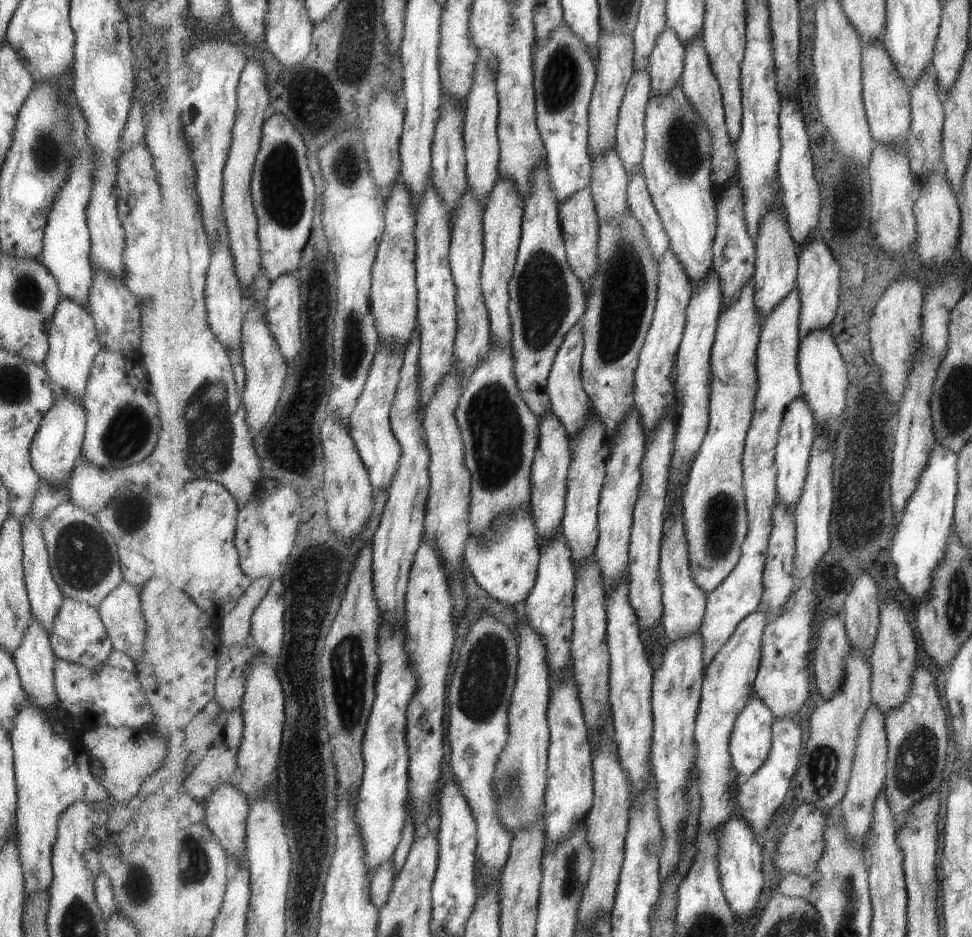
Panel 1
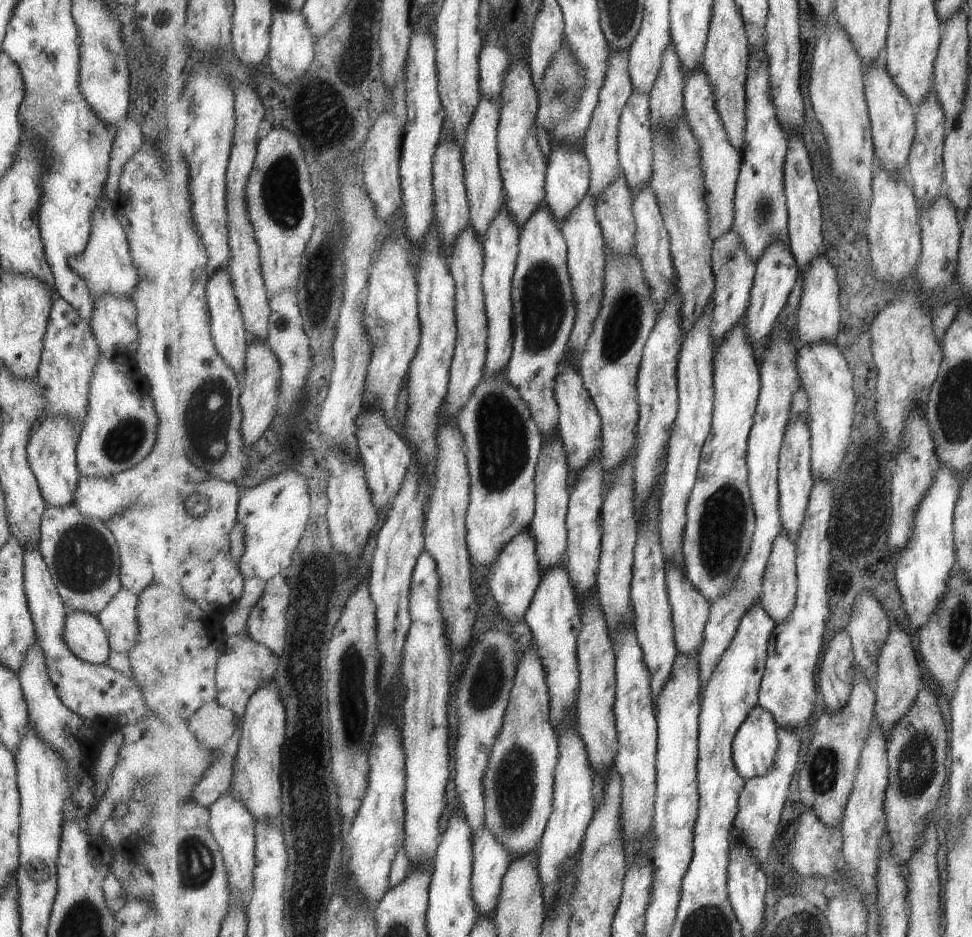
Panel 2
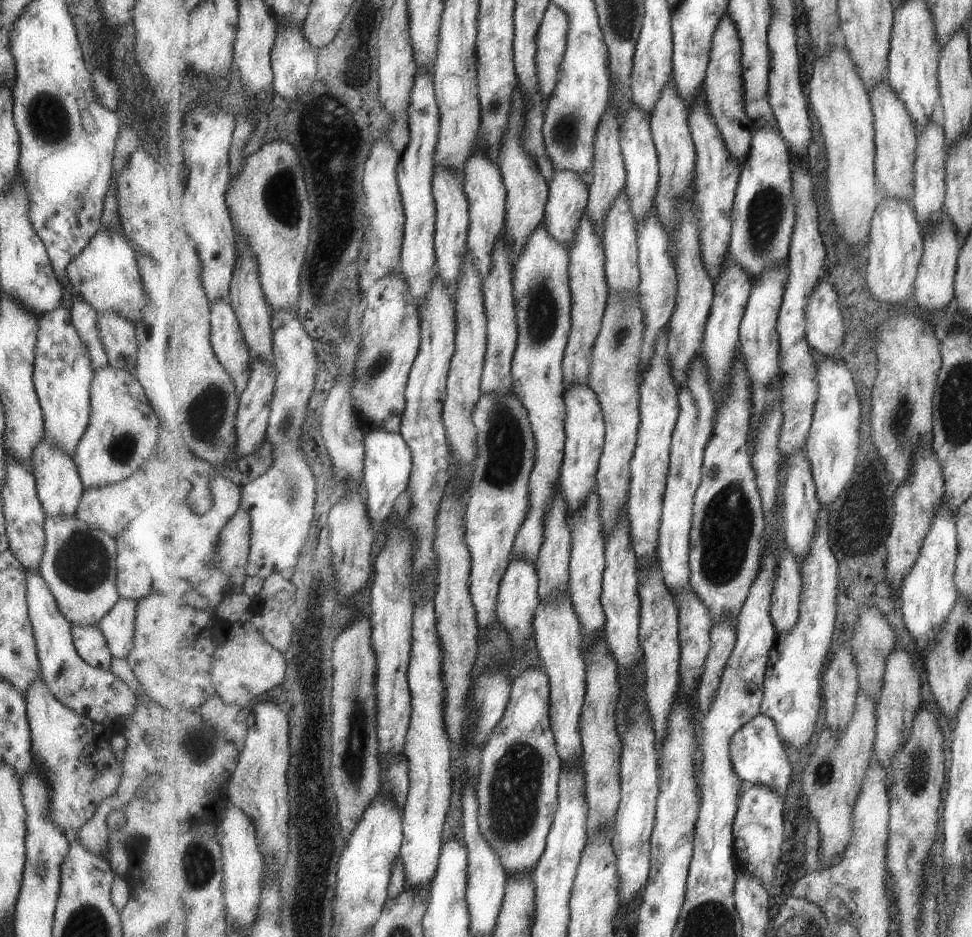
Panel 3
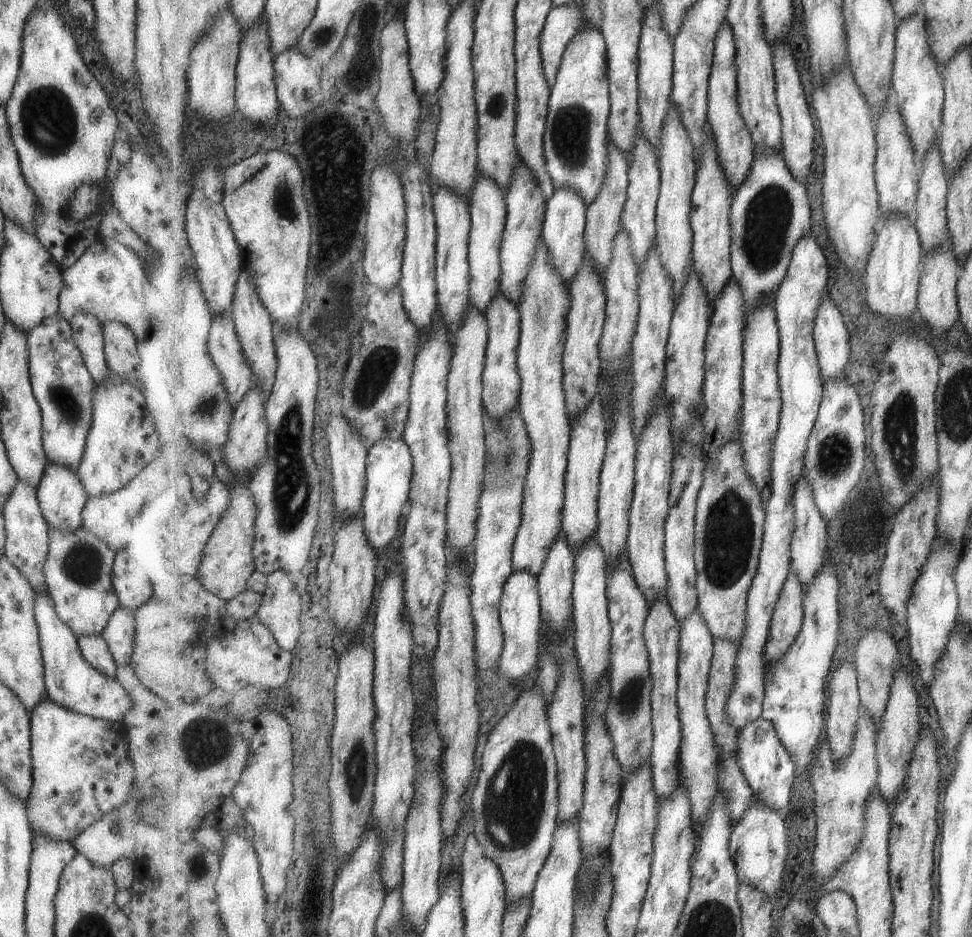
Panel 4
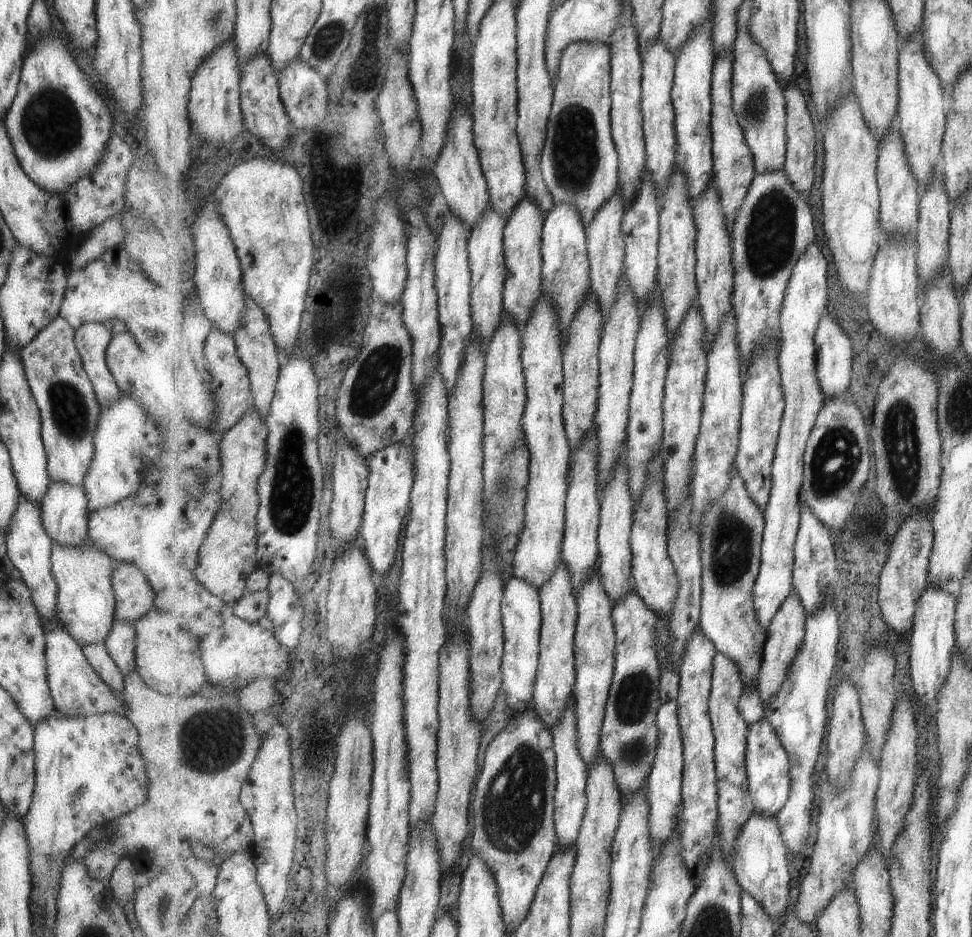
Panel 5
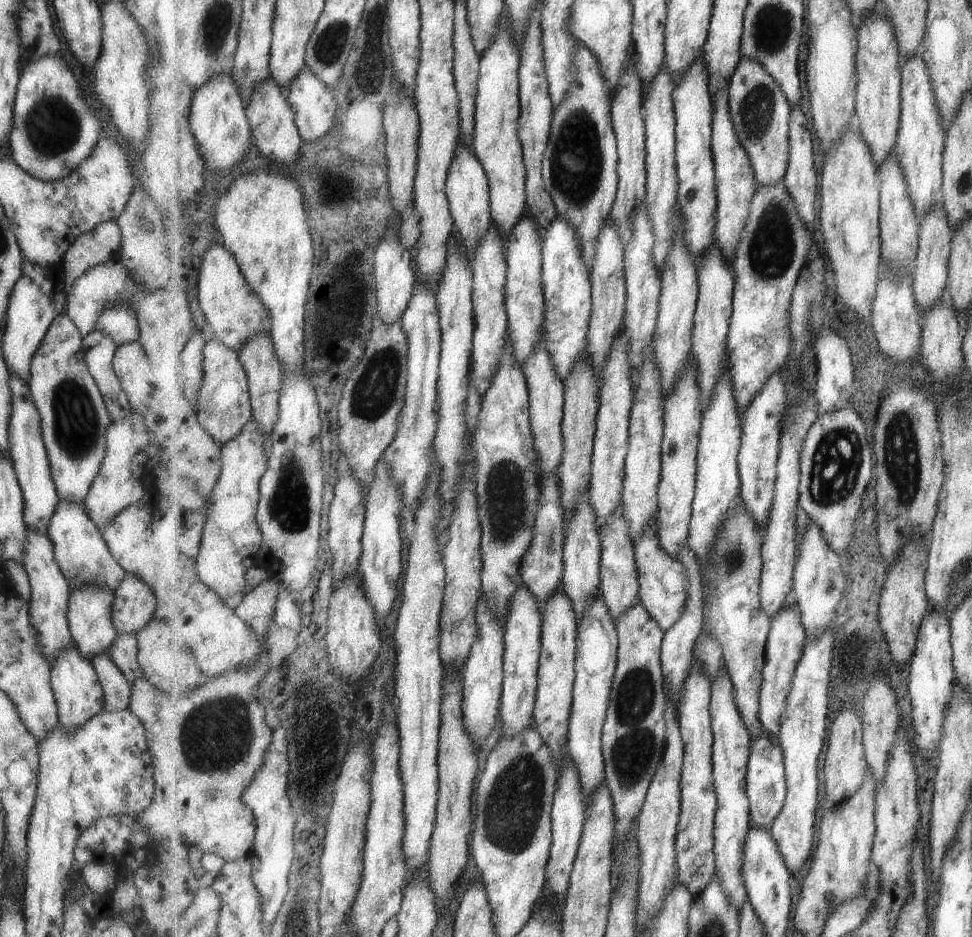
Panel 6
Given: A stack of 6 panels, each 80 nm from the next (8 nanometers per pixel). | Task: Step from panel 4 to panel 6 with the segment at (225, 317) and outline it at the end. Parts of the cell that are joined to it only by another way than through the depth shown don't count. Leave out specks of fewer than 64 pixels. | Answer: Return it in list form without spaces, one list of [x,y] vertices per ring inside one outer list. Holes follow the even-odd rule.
[[[212,335],[207,339],[204,358],[205,378],[198,392],[198,422],[215,438],[215,442],[223,445],[235,440],[247,424],[254,422],[248,373],[239,353],[227,348],[219,338]]]

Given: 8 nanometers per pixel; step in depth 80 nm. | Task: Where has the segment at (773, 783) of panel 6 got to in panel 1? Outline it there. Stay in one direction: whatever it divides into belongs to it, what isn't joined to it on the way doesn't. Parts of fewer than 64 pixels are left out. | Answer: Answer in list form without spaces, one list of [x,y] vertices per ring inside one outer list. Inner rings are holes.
[[[755,694],[750,698],[745,710],[739,715],[732,734],[730,752],[735,772],[741,778],[754,775],[769,760],[773,746],[772,726],[776,719],[773,711]]]

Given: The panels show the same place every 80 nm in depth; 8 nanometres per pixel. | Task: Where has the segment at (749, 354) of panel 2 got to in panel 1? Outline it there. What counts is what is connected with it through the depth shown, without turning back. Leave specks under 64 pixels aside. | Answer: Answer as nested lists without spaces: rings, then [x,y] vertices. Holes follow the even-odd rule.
[[[754,278],[745,285],[739,296],[718,320],[711,357],[710,425],[693,461],[682,496],[692,575],[708,593],[719,588],[740,563],[750,526],[742,464],[760,386],[756,364],[762,326],[760,310],[756,308]]]

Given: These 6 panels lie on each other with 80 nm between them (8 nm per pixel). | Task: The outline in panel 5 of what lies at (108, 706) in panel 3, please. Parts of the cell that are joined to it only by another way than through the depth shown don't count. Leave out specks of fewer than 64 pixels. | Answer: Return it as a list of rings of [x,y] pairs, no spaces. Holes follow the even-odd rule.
[[[56,620],[40,622],[45,642],[44,658],[46,664],[46,682],[54,710],[64,716],[86,716],[97,714],[126,714],[122,692],[109,688],[107,684],[88,665],[79,644],[65,632],[65,628]]]

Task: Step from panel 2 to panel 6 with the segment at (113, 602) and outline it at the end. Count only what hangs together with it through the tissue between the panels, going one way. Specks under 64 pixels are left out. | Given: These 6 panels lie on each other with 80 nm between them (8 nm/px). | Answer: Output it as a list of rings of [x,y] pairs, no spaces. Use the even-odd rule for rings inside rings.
[[[133,633],[115,634],[113,642],[107,648],[109,659],[121,672],[127,683],[133,682],[135,678],[142,678],[141,670],[136,660],[136,641]]]

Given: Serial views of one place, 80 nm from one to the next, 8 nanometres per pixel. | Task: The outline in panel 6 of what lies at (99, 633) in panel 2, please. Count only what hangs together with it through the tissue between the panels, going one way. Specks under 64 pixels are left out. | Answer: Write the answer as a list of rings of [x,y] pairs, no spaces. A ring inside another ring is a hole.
[[[107,652],[95,654],[89,658],[97,682],[103,692],[102,712],[110,712],[127,709],[129,703],[129,683],[121,675],[121,672],[115,667],[115,664],[109,659]]]

